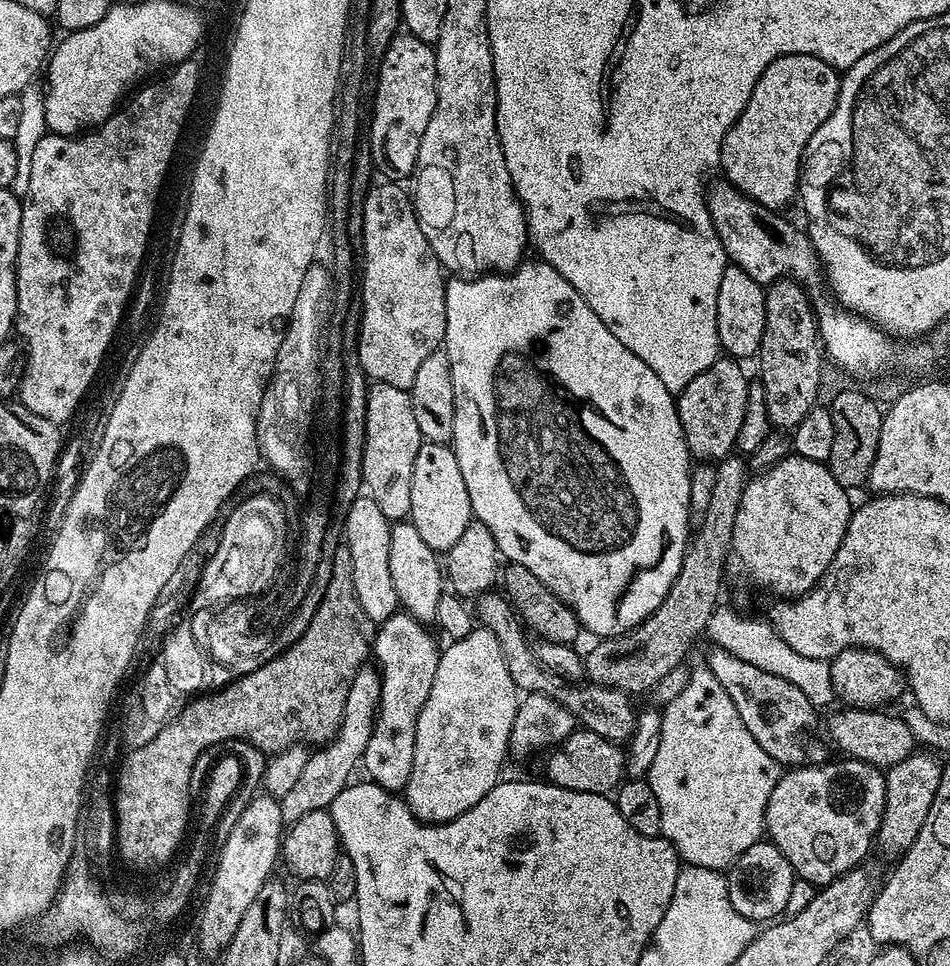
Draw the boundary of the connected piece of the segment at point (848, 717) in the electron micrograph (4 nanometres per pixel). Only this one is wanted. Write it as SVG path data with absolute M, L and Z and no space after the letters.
M844 706L841 709L841 712L834 713L828 720L828 736L845 752L845 757L887 770L902 762L902 758L911 752L917 751L916 736L899 715L891 716L888 710L874 708Z

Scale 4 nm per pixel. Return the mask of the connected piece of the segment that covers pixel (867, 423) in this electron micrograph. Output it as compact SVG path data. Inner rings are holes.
M844 388L830 401L834 418L834 447L830 450L828 469L836 481L846 489L864 488L878 454L878 438L882 438L884 412L864 392Z

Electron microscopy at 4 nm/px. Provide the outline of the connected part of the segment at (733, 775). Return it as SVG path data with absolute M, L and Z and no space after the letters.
M706 666L693 667L689 671L686 688L682 694L678 694L678 698L663 705L660 717L662 738L658 738L658 755L646 777L650 787L657 790L668 788L672 795L660 806L660 835L676 848L684 864L727 870L743 852L750 850L750 846L761 843L765 835L766 802L770 802L774 786L778 786L782 766L758 746L753 735L742 724L730 695L726 694Z

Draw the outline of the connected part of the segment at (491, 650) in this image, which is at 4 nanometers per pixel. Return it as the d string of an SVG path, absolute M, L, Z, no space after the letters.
M483 626L473 627L472 632L461 640L453 640L445 647L440 654L438 670L434 673L434 682L430 686L430 698L426 698L426 706L422 706L422 714L418 714L418 726L416 727L416 737L414 738L414 766L410 770L408 785L404 787L402 796L408 801L408 809L416 815L417 820L425 824L445 824L447 820L458 818L470 810L470 806L478 806L490 790L500 783L502 773L500 767L504 764L504 759L509 759L510 730L514 726L514 714L518 703L518 689L513 678L510 678L510 671L506 666L506 658L503 656L502 646L499 645L495 634Z

